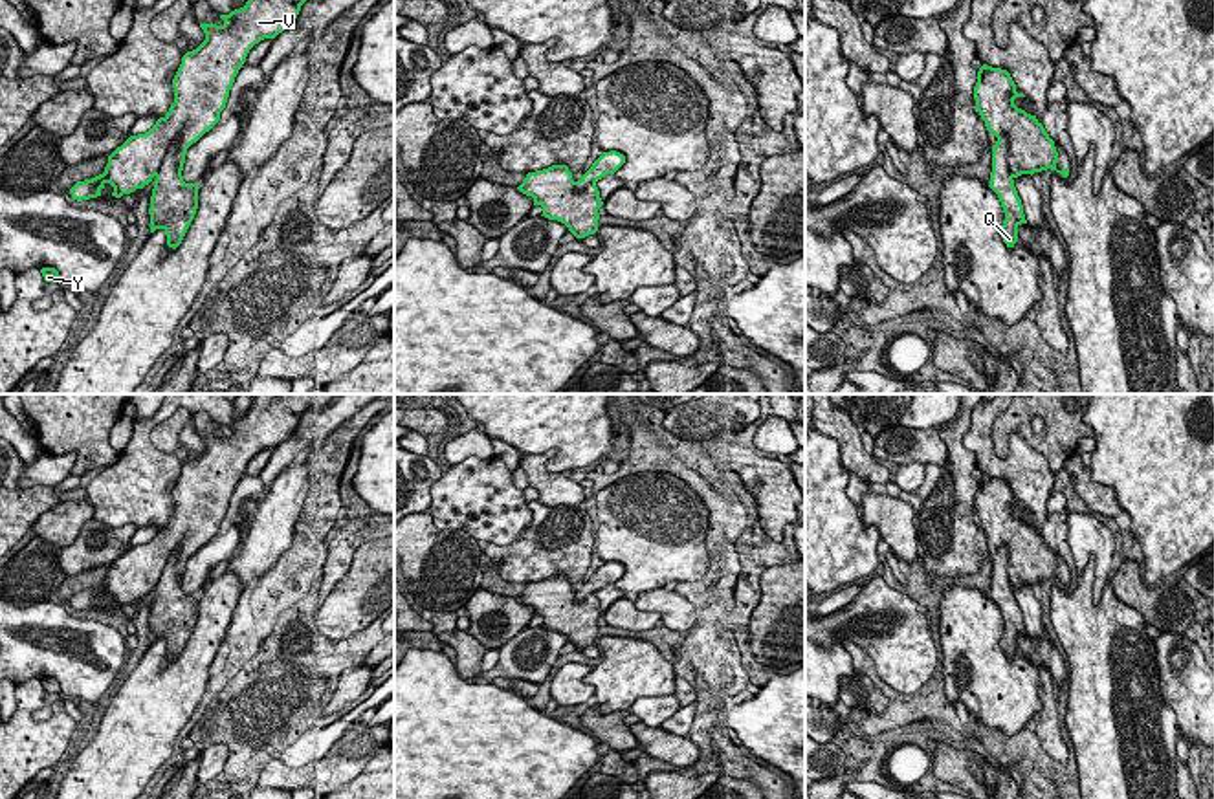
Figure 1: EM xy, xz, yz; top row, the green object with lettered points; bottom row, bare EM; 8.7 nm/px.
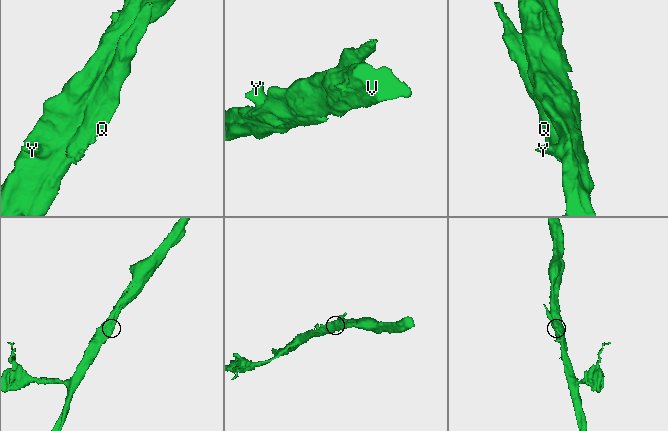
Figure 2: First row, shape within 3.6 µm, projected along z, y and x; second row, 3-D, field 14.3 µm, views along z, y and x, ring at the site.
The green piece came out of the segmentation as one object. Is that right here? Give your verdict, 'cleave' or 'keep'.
cleave

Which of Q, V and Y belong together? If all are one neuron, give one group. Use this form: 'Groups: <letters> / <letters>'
Groups: Q / V Y

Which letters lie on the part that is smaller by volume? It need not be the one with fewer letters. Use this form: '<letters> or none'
Q

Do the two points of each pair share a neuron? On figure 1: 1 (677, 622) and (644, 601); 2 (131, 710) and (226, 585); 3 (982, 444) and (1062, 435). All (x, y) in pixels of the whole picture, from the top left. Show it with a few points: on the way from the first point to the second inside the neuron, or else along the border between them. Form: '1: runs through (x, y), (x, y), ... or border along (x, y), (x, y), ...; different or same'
1: runs through (670, 614), (657, 601), (651, 601); same
2: runs through (164, 688), (198, 653), (213, 618); same
3: border along (1002, 413), (993, 424), (993, 448), (1005, 460); different

